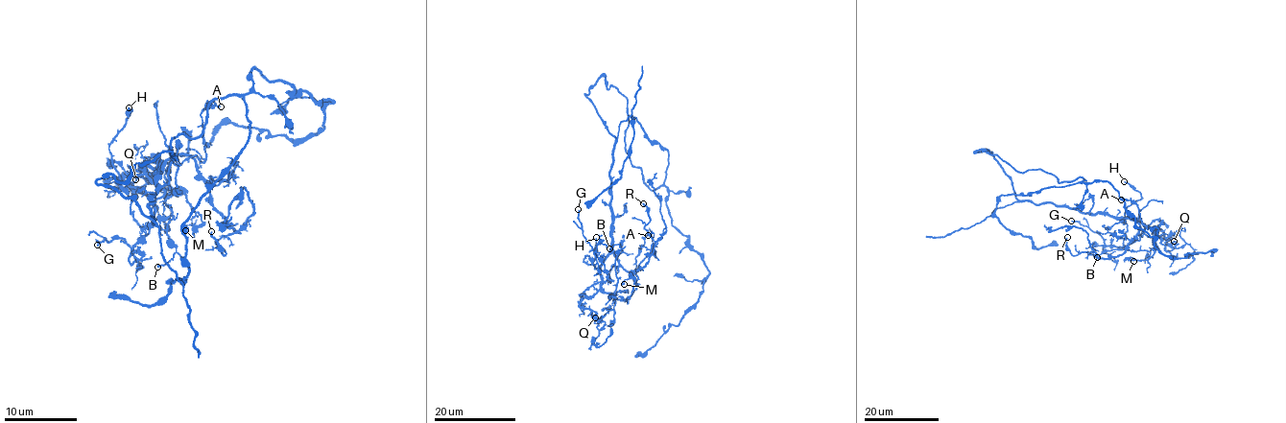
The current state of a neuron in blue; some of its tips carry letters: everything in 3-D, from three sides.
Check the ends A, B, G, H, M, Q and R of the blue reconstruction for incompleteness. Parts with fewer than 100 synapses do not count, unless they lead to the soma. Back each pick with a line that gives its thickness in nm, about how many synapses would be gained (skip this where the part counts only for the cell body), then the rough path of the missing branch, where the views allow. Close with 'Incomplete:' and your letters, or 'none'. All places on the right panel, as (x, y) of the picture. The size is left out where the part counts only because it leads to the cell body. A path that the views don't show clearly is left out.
Incomplete: none

